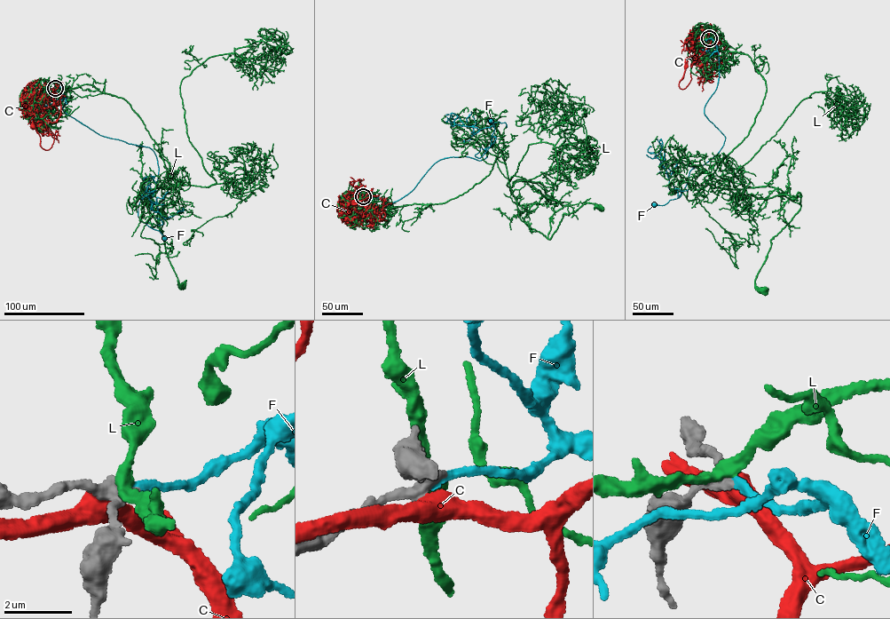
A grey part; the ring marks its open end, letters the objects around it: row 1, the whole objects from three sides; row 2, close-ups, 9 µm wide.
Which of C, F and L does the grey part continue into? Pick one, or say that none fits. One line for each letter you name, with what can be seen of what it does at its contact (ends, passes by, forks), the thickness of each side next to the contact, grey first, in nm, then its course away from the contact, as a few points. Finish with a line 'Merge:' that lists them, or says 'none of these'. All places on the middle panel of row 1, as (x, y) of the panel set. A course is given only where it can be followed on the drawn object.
F: it ends there; 320 nm thick on the grey side, 240 nm on the other; it runs (363, 196), (388, 205), (442, 159), (484, 159), (480, 146), (475, 155), (492, 144), (490, 120)
Merge: F

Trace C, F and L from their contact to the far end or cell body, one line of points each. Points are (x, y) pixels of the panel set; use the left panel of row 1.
C: (55, 88), (34, 99), (31, 106), (54, 135), (49, 149), (41, 146), (40, 136), (33, 125)
F: (55, 88), (66, 97), (67, 115), (101, 135), (153, 152), (158, 178), (137, 216), (164, 238)
L: (55, 88), (89, 83), (122, 99), (158, 146), (170, 186), (159, 203), (137, 192), (182, 286)

